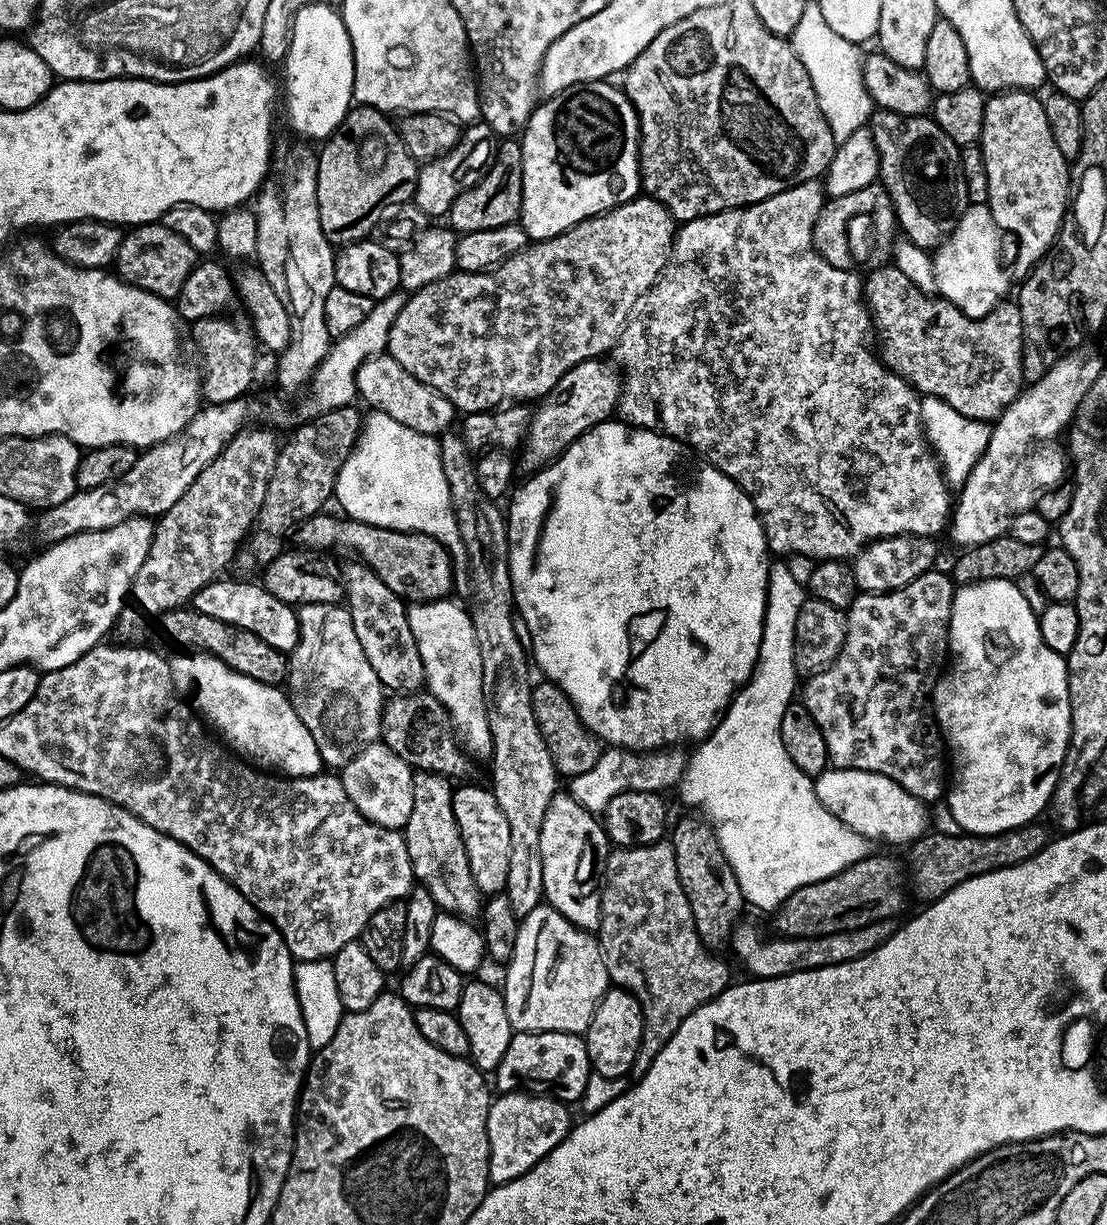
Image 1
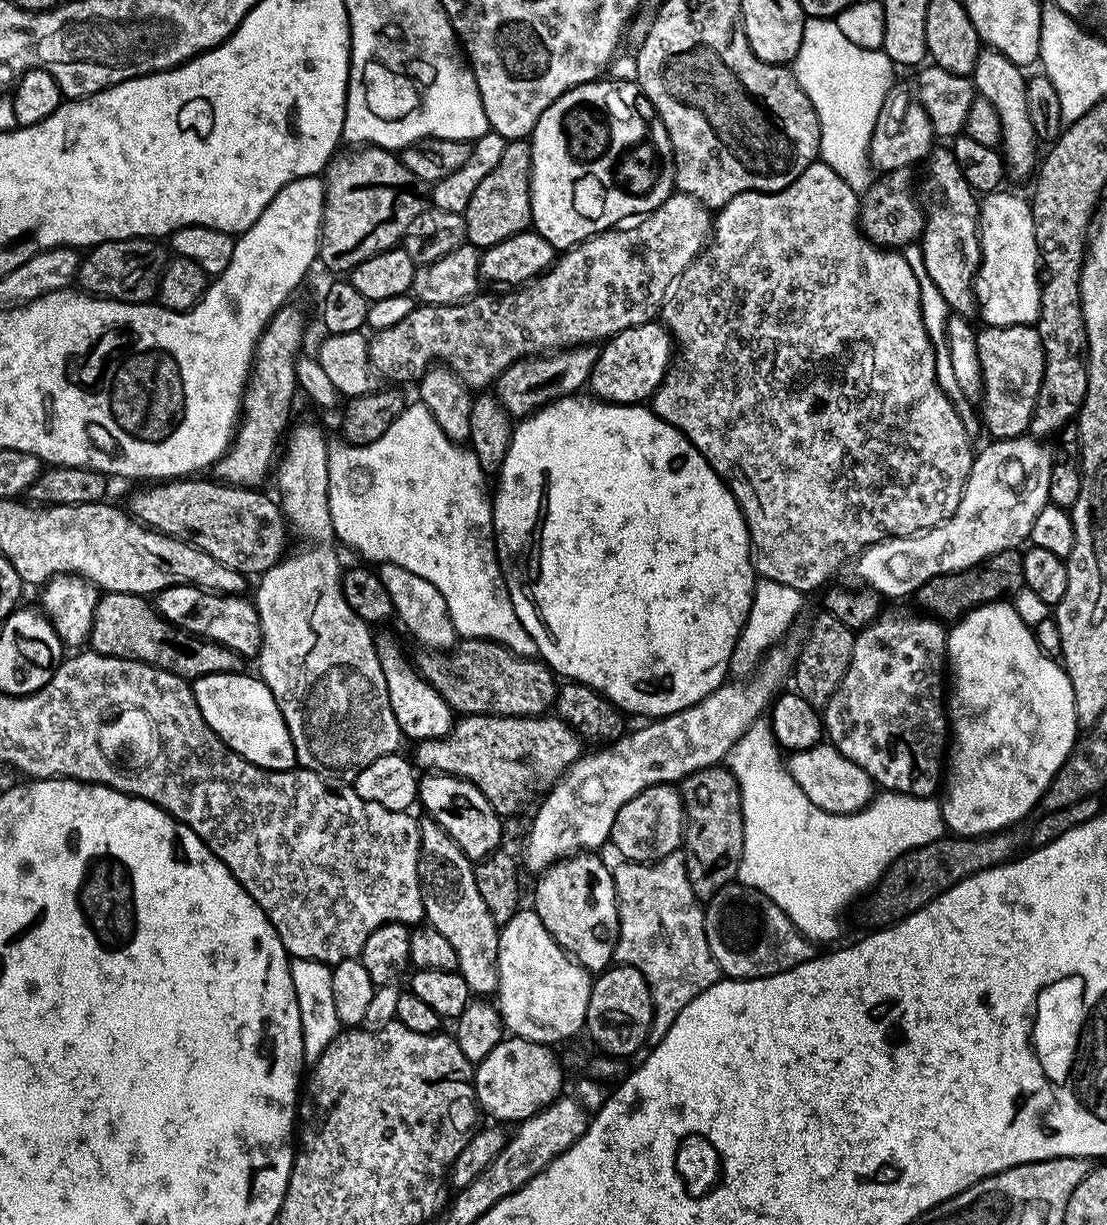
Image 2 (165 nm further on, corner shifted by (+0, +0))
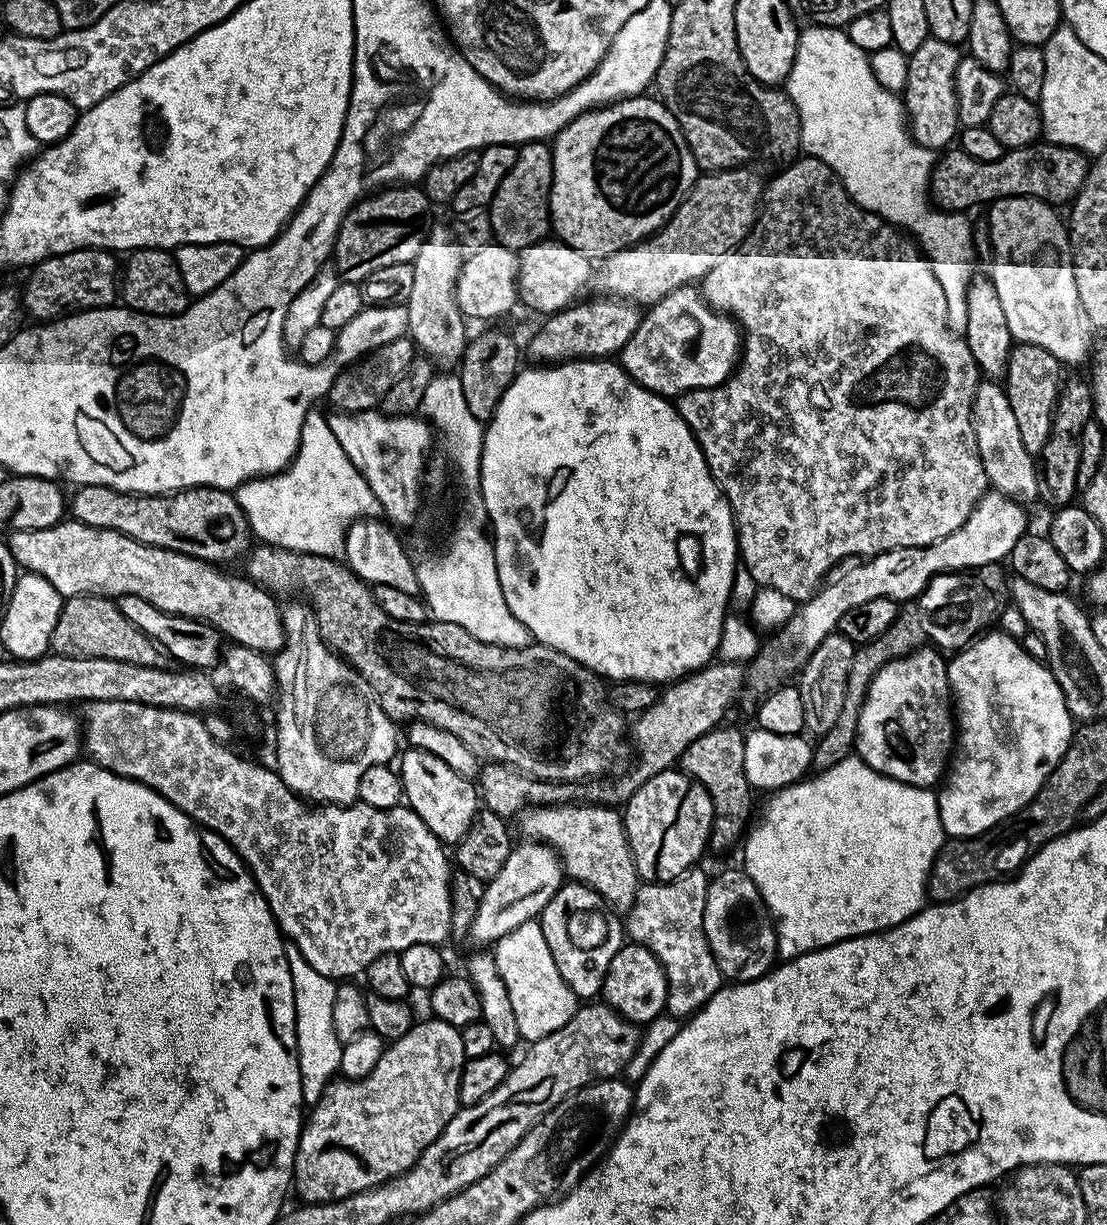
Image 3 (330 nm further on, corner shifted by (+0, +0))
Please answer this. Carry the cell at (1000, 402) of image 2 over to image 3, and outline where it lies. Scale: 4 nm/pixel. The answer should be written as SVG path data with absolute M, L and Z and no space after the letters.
M1017 343L1008 359L1008 369L1002 384L1010 398L1014 418L1018 418L1018 431L1022 433L1022 446L1026 446L1026 450L1030 453L1040 453L1042 446L1046 446L1046 438L1052 433L1052 415L1054 414L1054 406L1062 383L1060 371L1062 371L1060 360L1054 358L1054 354L1050 354L1050 350L1042 350L1042 346Z

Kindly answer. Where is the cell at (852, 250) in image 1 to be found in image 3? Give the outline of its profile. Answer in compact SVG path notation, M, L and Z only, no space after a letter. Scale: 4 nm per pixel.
M1047 142L1007 149L998 162L978 162L958 146L949 147L941 156L932 169L930 196L937 209L948 212L964 212L979 204L991 206L997 200L1019 196L1031 196L1053 206L1067 205L1082 190L1090 163L1089 157L1076 148Z

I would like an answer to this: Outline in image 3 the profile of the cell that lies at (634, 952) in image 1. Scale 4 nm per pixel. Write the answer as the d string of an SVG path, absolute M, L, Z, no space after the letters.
M700 871L686 872L677 880L671 880L665 884L641 883L636 891L636 900L633 906L626 913L627 939L631 943L646 946L646 950L650 950L650 954L654 954L654 958L658 958L668 983L667 1015L680 1016L679 1018L694 1015L722 987L720 967L706 942L706 930L704 929L704 907L706 906L710 876L709 873Z

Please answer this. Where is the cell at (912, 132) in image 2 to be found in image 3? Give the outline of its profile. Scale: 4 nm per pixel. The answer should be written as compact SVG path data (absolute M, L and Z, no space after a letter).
M930 38L908 56L902 100L905 105L916 104L916 113L910 116L910 131L912 138L924 148L944 150L957 139L961 122L956 101L956 71L961 55L957 45Z

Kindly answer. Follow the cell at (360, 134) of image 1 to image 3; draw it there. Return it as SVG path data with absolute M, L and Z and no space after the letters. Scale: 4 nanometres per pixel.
M384 186L359 200L336 235L334 267L341 281L359 282L382 266L411 264L433 227L432 211L433 202L420 186Z

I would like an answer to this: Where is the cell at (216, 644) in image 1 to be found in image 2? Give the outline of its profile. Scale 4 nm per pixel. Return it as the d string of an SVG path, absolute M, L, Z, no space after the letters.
M104 592L99 597L87 643L91 651L98 654L137 660L175 676L183 676L189 682L206 674L239 672L242 668L242 657L234 650L174 626L160 616L151 599L129 592Z

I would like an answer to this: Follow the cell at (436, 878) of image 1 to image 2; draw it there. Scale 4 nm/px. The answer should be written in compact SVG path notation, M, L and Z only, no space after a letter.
M431 818L419 821L420 825L420 861L418 874L420 875L420 893L424 899L424 915L427 923L431 924L438 934L445 936L454 946L454 954L458 954L458 971L466 982L469 993L480 998L488 998L495 993L498 986L498 942L500 928L490 918L490 910L486 910L486 902L482 902L482 894L478 894L478 886L474 878L474 864L468 855L457 846L454 838L438 826L438 822Z

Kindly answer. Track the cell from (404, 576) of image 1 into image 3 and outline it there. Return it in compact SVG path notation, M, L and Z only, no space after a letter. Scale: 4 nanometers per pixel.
M81 484L73 492L76 493L70 496L71 519L102 530L118 530L118 534L126 534L146 546L181 552L207 560L209 564L224 566L227 560L236 560L240 555L241 559L254 540L246 514L238 506L235 495L226 488L186 488L183 492L141 496L134 492L119 492L105 484Z

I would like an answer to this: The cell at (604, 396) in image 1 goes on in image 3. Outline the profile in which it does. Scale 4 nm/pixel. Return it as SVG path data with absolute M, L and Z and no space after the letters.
M696 286L666 294L641 315L634 338L618 353L618 363L630 379L665 398L696 388L713 388L732 375L742 355L742 332L731 316L710 307Z

